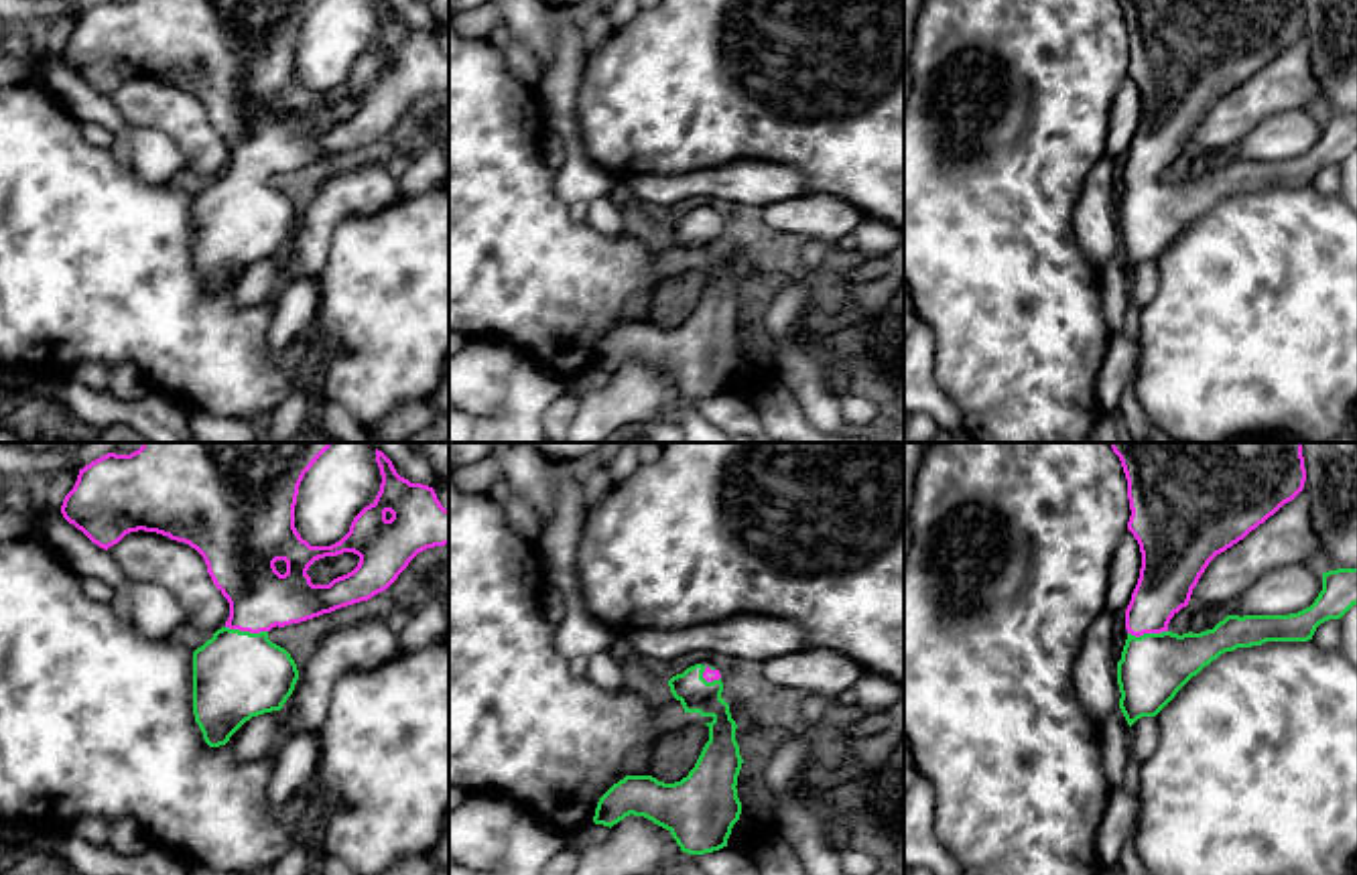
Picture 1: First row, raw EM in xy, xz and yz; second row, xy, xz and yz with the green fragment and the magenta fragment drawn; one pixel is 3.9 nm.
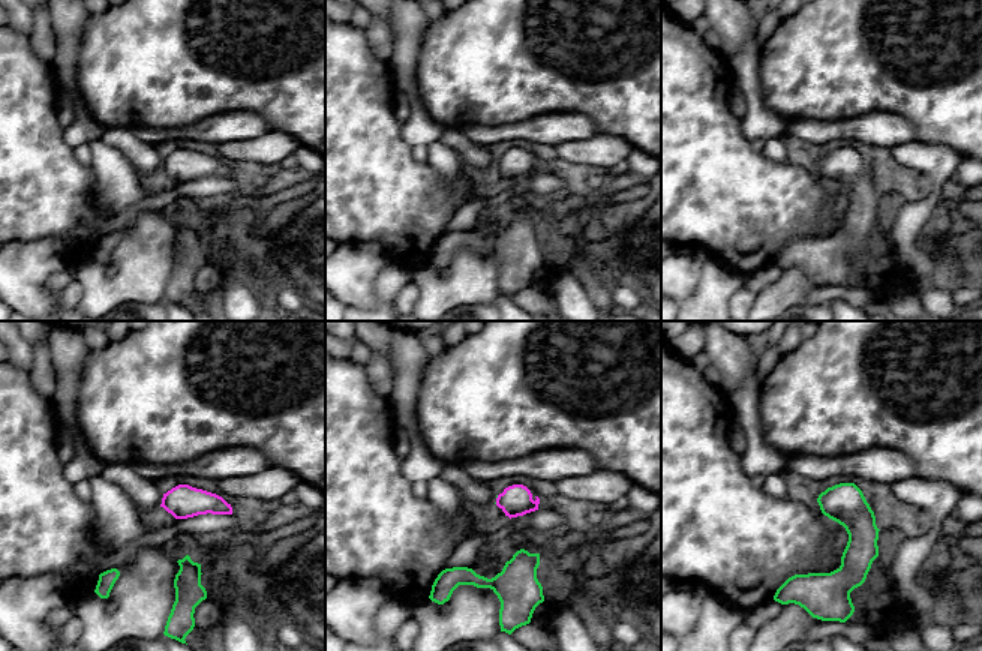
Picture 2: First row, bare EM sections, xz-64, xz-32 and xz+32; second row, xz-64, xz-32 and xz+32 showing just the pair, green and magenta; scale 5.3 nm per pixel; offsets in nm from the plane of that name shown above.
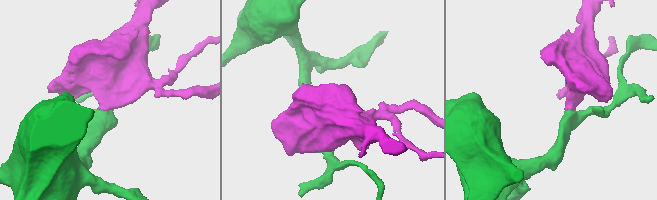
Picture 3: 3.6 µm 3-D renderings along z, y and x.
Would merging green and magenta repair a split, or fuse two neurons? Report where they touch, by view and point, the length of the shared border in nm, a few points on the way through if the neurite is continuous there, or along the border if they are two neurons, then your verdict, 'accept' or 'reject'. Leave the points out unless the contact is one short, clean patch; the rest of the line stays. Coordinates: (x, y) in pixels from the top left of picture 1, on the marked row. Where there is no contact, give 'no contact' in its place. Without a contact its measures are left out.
contact xy (246, 632); length 170 nm; way xy (236, 675), (246, 632), (261, 597); accept

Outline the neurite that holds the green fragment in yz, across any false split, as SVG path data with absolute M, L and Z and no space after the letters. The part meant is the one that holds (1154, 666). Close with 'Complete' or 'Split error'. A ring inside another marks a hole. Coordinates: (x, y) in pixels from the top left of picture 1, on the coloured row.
M1109 443L1119 457L1129 499L1127 530L1140 544L1142 568L1132 601L1125 609L1127 640L1117 662L1119 709L1132 727L1142 717L1156 717L1176 692L1205 666L1225 652L1262 646L1266 642L1308 642L1316 627L1329 619L1341 619L1357 605L1357 568L1322 573L1322 591L1314 603L1290 615L1227 615L1213 629L1201 633L1172 633L1170 619L1188 605L1192 589L1209 562L1243 540L1251 530L1292 501L1306 481L1302 443Z. Split error

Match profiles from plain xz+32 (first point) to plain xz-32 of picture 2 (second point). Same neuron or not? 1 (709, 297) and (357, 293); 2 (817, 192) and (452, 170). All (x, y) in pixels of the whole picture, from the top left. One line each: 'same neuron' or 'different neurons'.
1: different neurons
2: different neurons

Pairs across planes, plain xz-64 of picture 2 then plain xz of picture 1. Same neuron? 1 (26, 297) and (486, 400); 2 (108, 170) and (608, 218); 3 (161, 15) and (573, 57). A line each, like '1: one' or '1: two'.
1: one
2: one
3: two

